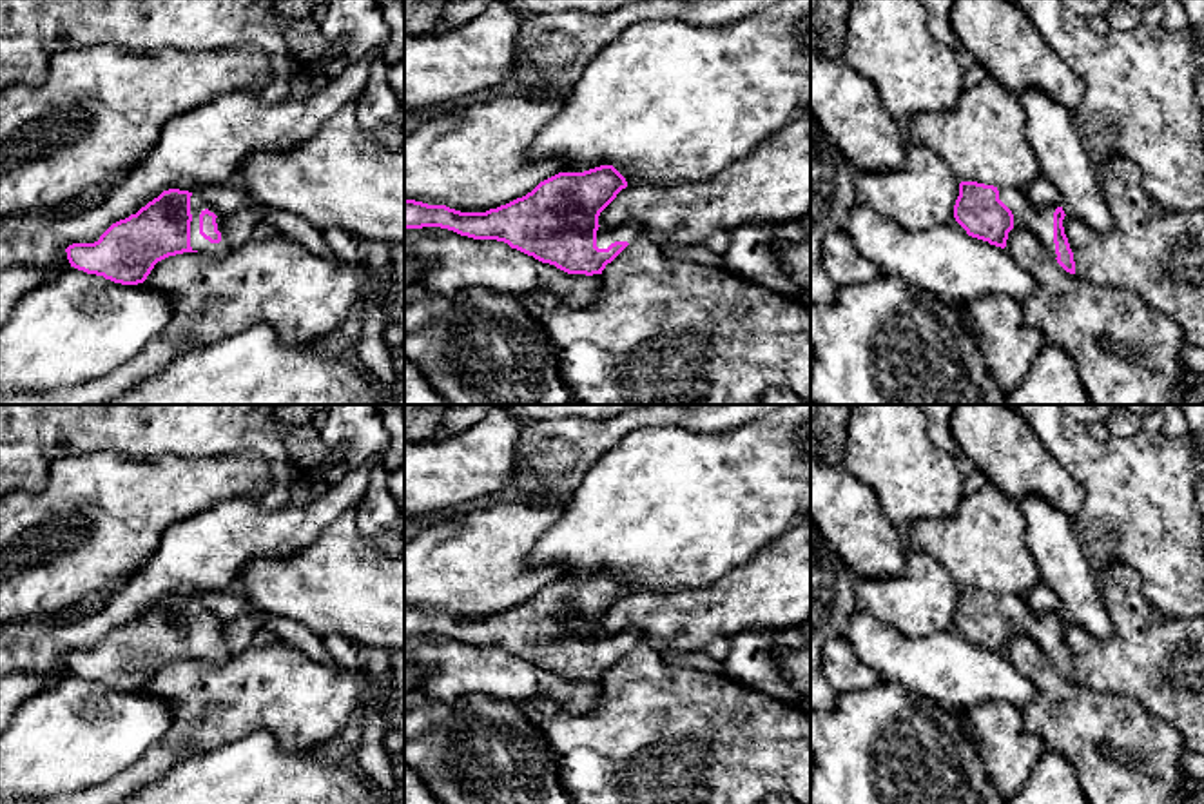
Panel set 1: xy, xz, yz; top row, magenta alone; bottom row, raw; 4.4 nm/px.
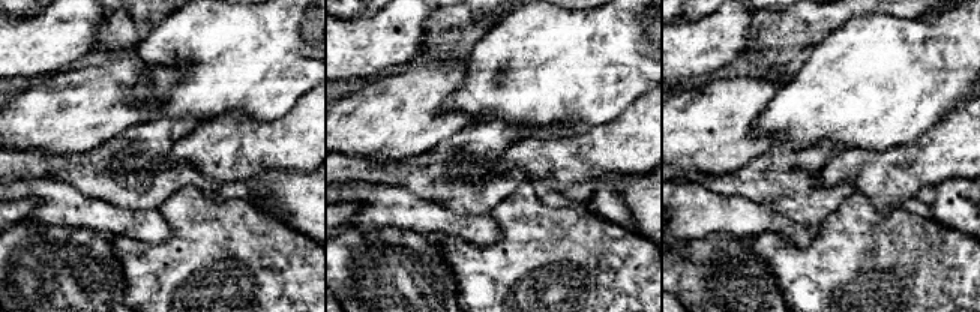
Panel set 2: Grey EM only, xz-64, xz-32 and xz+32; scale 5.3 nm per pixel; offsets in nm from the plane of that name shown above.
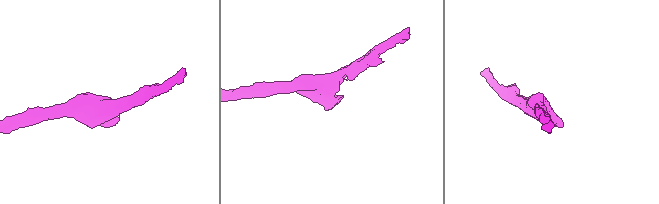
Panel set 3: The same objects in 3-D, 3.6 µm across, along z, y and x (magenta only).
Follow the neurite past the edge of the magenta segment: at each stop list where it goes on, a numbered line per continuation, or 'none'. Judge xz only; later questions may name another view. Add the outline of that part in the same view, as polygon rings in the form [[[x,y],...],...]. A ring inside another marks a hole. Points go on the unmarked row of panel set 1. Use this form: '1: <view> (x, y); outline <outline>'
1: xz (628, 639); outline [[[626,630],[615,635],[602,635],[597,637],[597,653],[607,655],[615,648],[627,648],[629,652],[640,642],[638,630]]]

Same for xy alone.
1: xy (198, 648); outline [[[196,599],[190,603],[190,621],[192,621],[192,628],[190,628],[190,653],[192,657],[203,659],[210,664],[223,664],[230,659],[230,653],[227,650],[227,642],[225,642],[225,635],[223,635],[223,621],[219,621],[214,613],[210,613],[207,608],[201,606],[201,603]],[[209,615],[210,619],[214,619],[216,630],[218,630],[218,637],[221,639],[221,648],[219,650],[210,650],[209,646],[205,646],[199,641],[199,621]]]

